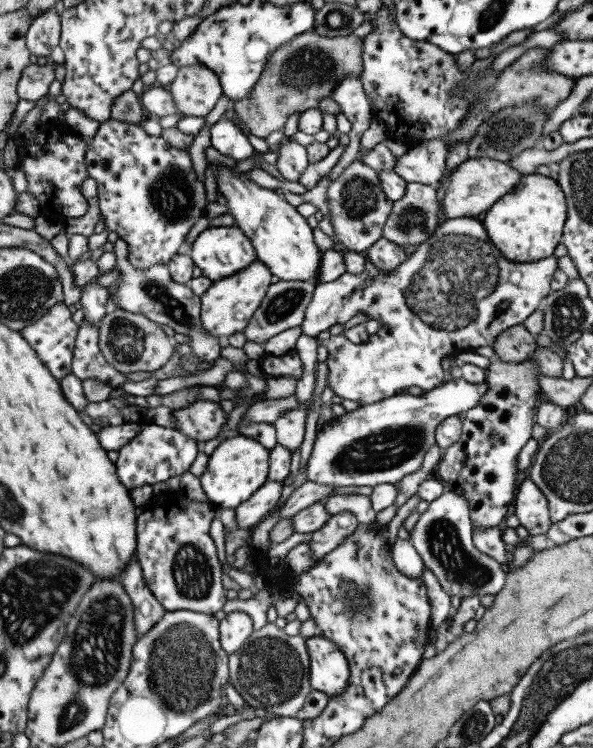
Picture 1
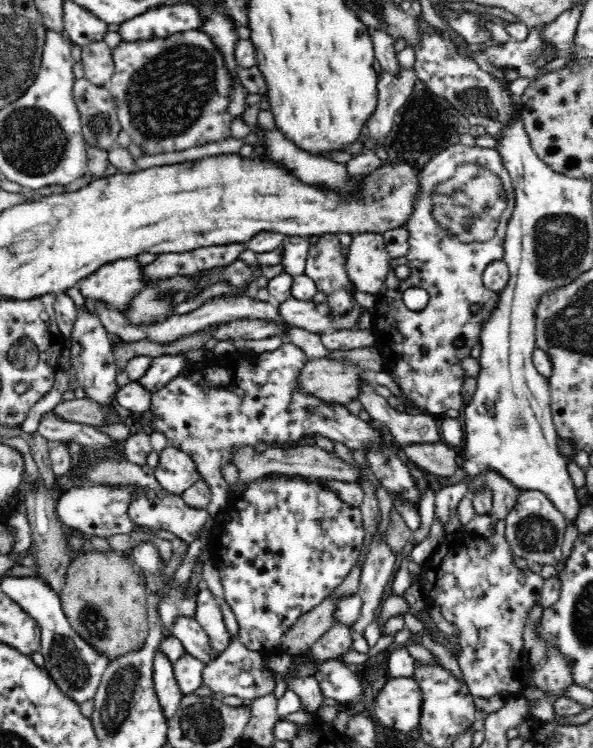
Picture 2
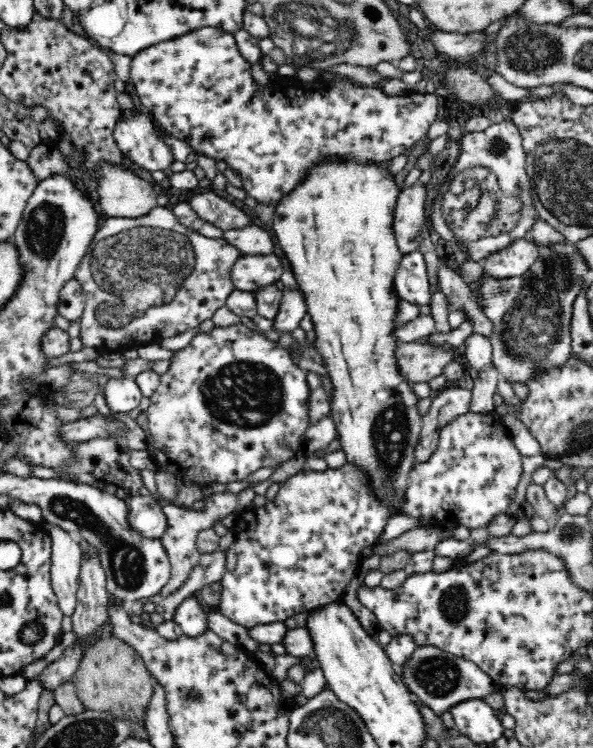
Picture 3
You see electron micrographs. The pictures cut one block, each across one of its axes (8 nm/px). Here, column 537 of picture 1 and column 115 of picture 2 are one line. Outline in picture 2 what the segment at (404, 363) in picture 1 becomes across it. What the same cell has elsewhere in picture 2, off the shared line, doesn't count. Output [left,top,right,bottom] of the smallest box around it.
[76,257,158,313]

